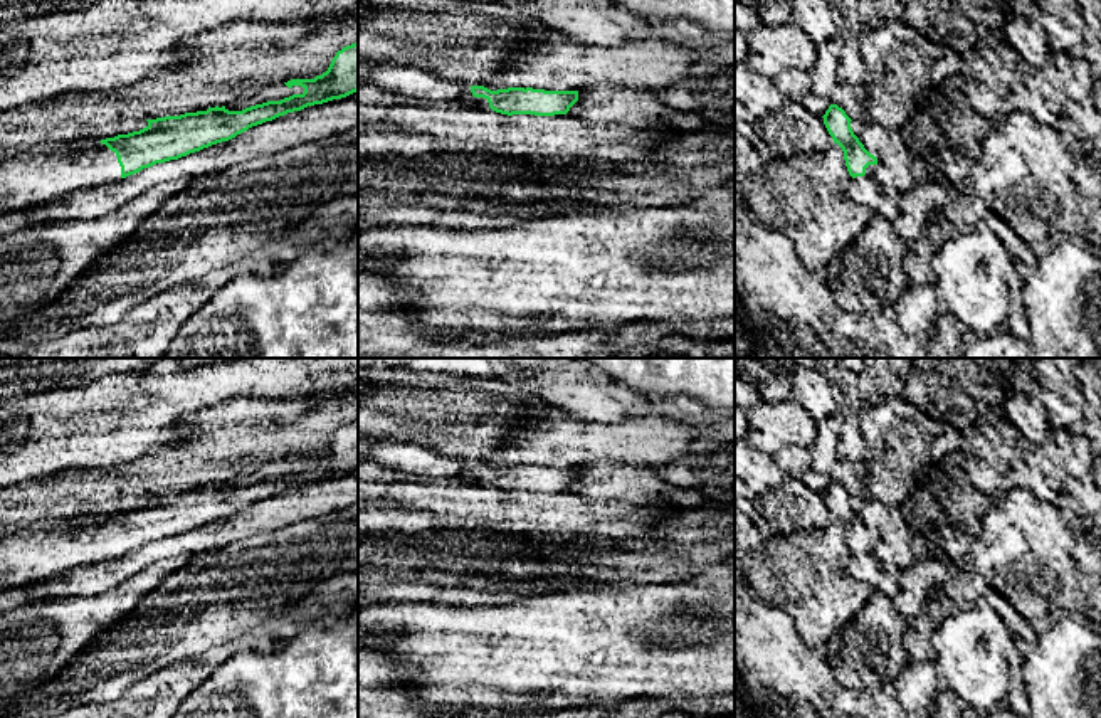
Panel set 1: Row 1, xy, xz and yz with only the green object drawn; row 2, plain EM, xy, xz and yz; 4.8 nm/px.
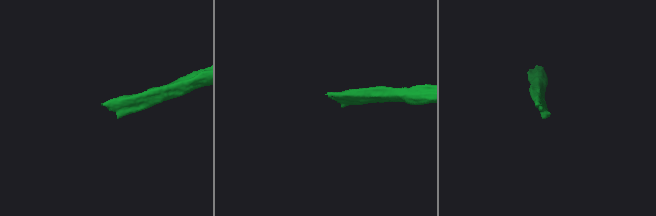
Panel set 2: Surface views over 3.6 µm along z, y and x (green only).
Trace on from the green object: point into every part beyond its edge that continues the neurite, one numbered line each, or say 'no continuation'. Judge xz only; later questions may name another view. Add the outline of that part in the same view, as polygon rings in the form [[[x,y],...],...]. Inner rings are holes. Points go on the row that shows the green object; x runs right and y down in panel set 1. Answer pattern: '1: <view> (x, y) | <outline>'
1: xz (419, 88) | [[[377,62],[363,84],[402,94],[408,104],[491,109],[487,99],[472,96],[467,82],[442,79],[408,66]]]

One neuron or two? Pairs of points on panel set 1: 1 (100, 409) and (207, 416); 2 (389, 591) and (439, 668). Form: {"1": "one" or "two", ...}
{"1": "two", "2": "two"}

